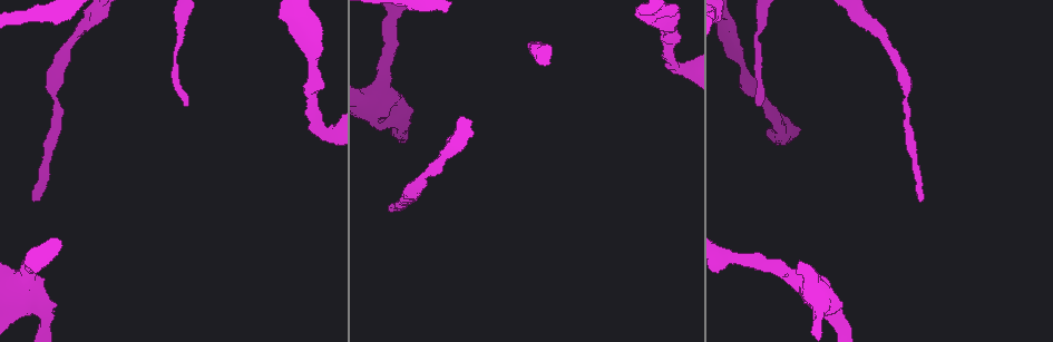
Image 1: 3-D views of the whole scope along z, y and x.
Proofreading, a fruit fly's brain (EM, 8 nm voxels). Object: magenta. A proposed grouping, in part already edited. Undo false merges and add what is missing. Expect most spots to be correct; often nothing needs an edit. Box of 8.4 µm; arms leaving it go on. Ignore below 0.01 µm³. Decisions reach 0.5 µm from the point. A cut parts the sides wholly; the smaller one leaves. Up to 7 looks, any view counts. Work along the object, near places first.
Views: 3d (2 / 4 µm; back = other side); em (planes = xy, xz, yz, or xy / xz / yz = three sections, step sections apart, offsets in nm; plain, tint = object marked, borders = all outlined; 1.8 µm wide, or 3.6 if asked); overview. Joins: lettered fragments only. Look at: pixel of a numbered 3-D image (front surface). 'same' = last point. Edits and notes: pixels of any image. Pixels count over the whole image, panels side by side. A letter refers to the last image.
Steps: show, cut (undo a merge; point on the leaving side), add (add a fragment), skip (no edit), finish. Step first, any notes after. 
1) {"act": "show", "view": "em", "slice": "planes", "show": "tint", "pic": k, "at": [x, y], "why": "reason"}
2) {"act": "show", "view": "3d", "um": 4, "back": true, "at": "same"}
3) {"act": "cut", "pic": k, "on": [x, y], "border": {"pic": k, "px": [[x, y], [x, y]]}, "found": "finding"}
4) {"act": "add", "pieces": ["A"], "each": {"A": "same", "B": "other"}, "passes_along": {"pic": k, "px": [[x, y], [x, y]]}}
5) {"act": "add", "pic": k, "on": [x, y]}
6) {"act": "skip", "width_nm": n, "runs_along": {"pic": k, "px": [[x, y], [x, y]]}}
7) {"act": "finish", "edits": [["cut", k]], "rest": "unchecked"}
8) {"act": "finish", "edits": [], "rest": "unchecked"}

{"act": "show", "view": "3d", "um": 4, "pic": 1, "at": [25, 279], "why": "arms run side by side"}

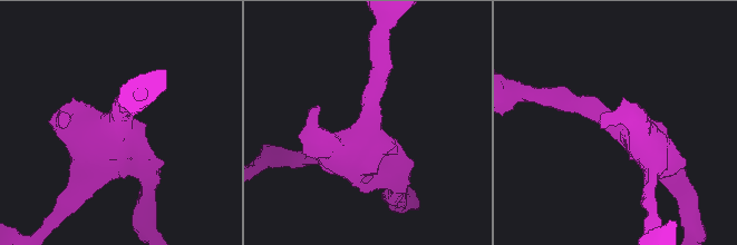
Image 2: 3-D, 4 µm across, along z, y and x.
{"act": "show", "view": "em", "um": 3.6, "slice": "planes", "show": "borders", "pic": 2, "at": [367, 124]}

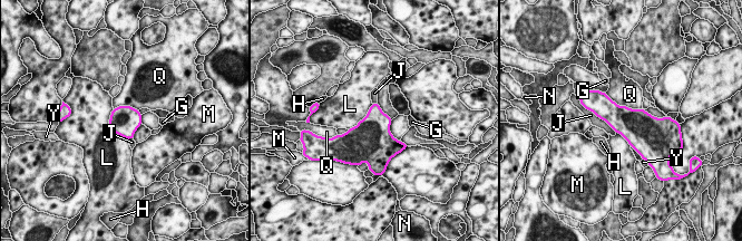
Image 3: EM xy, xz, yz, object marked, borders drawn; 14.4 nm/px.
{"act": "skip", "longest_contact_nm": ["Q", 600], "each": {"G": "other", "H": "other", "J": "other", "L": "other", "M": "other", "N": "other", "Q": "other", "Y": "other"}, "found": "continuous, no second cell"}

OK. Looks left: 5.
{"act": "show", "view": "em", "slice": "planes", "show": "borders", "pic": 1, "at": [388, 208], "why": "branch stops here"}

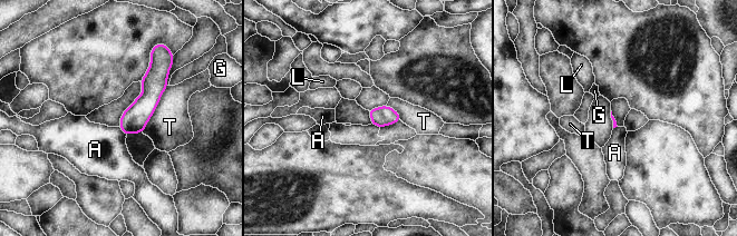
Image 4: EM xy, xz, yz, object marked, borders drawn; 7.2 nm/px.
{"act": "skip", "each": {"A": "other", "G": "other", "L": "other", "T": "other"}, "border": {"pic": 4, "px": [[118, 127], [126, 135]]}, "found": "none of them fits"}

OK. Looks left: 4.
{"act": "show", "view": "em", "slice": "planes", "show": "borders", "pic": 1, "at": [185, 105], "why": "an open end"}

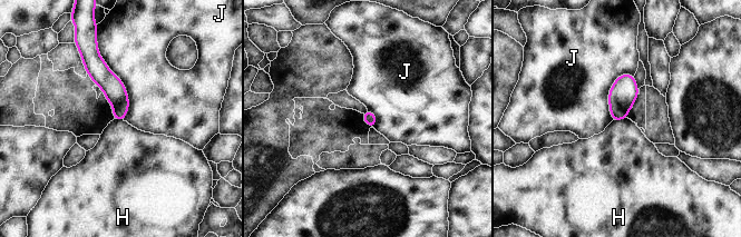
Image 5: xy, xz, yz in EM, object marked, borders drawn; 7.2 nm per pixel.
{"act": "skip", "longest_contact_nm": ["J", 600], "each": {"H": "other", "J": "other"}, "runs_along": {"pic": 5, "px": [[95, 53], [120, 117]]}, "found": "none of them fits"}

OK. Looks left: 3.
{"act": "finish", "edits": [], "rest": "unchecked"}

